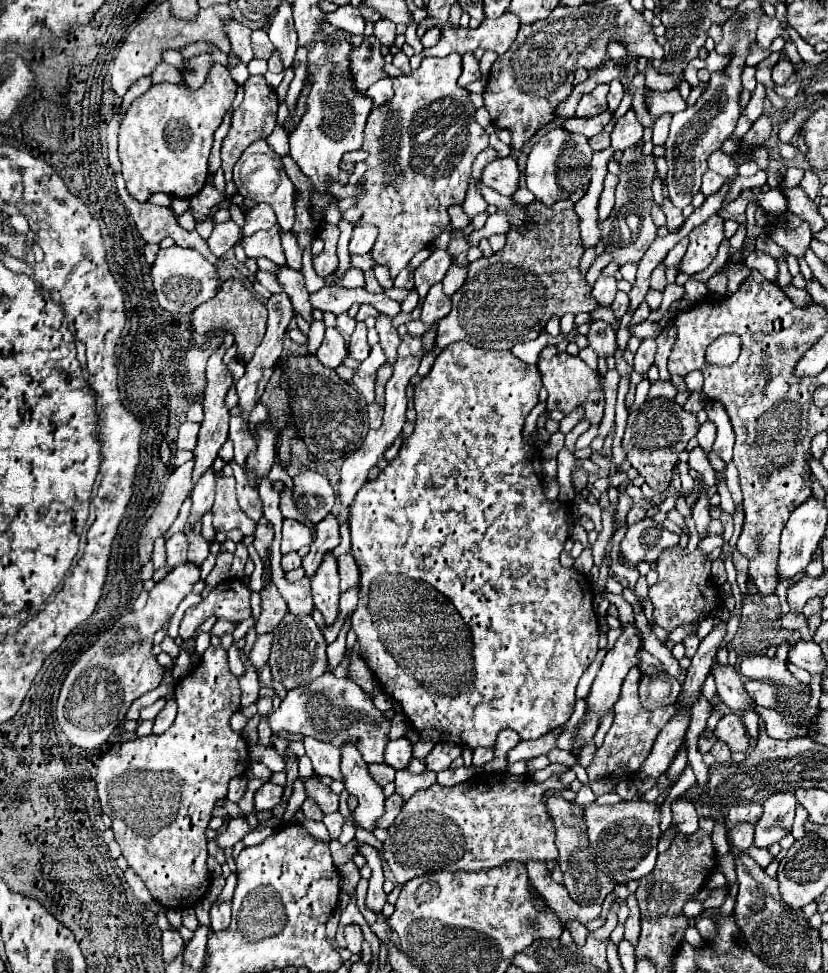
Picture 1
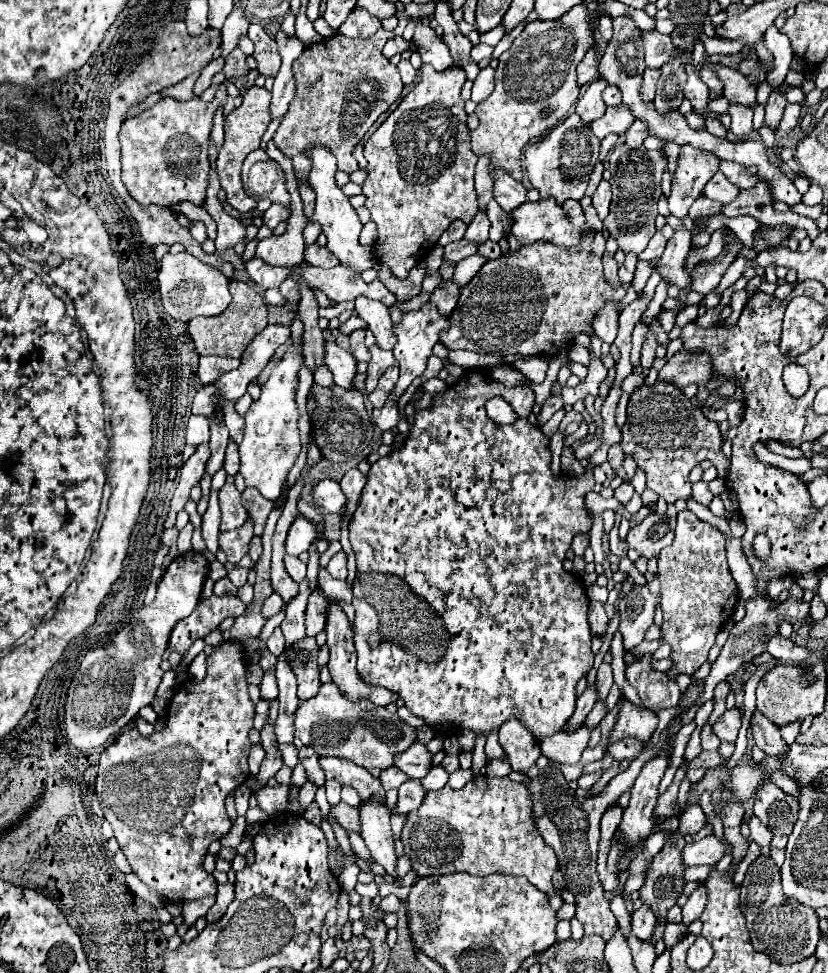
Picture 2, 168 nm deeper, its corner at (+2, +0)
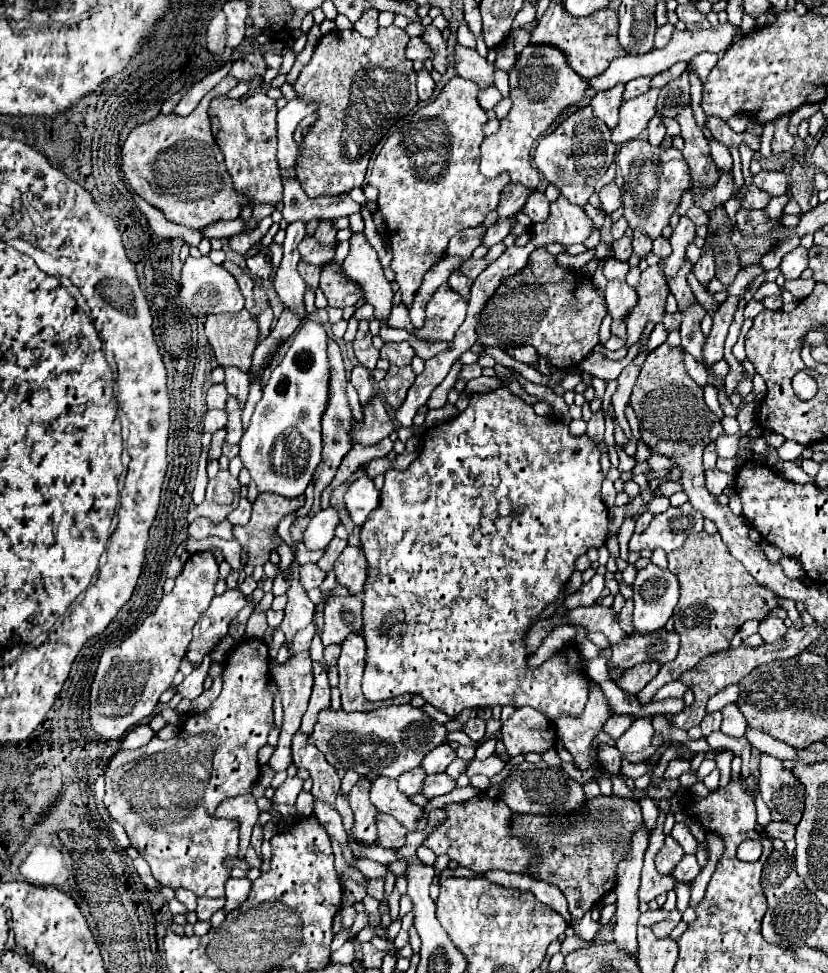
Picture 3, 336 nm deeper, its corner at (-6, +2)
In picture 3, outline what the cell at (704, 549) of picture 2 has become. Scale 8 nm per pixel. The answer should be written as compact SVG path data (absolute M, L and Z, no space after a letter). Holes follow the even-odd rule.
M702 531L690 535L680 549L668 553L668 569L680 581L680 601L672 615L674 627L680 635L680 653L672 663L662 665L660 673L640 691L638 699L642 703L648 703L662 685L680 679L680 673L696 667L700 659L728 649L730 639L746 621L762 621L778 607L778 595L768 587L758 585L756 579L744 571L744 565L730 555L718 533L708 535Z

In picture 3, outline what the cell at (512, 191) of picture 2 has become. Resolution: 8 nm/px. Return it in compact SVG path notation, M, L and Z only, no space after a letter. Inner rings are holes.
M534 191L534 193L528 197L528 201L526 201L526 205L524 205L522 211L524 211L534 223L542 223L544 219L548 219L550 201L544 197L544 193Z

